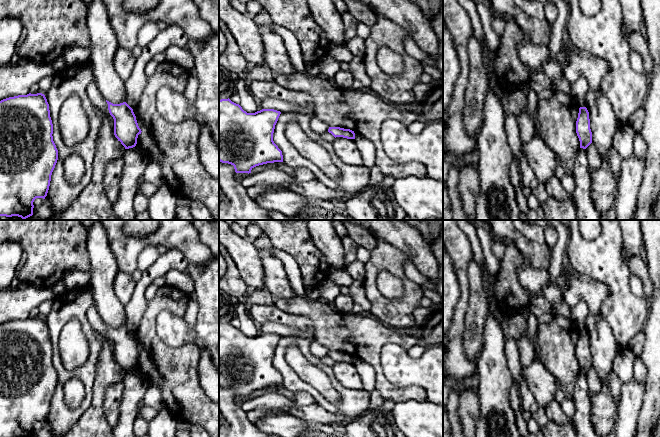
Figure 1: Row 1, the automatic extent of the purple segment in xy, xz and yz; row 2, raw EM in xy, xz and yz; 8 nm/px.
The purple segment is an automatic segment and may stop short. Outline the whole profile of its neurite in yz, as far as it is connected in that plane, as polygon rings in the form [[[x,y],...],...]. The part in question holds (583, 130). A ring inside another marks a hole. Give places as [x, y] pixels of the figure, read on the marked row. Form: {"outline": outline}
{"outline": [[[579,77],[570,84],[570,95],[574,104],[579,108],[576,121],[576,133],[580,141],[580,148],[586,149],[592,143],[592,132],[590,129],[589,112],[586,108],[585,95],[590,86],[585,77]]]}

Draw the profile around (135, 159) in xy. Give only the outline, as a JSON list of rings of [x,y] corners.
[[[135,146],[125,150],[123,159],[124,168],[117,200],[112,203],[113,211],[118,220],[136,220],[134,198],[138,185],[143,182],[149,156],[141,147]]]

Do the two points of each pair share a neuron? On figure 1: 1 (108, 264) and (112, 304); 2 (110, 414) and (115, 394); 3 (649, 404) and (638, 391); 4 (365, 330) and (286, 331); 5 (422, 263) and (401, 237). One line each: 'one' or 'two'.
1: one
2: one
3: two
4: two
5: one

